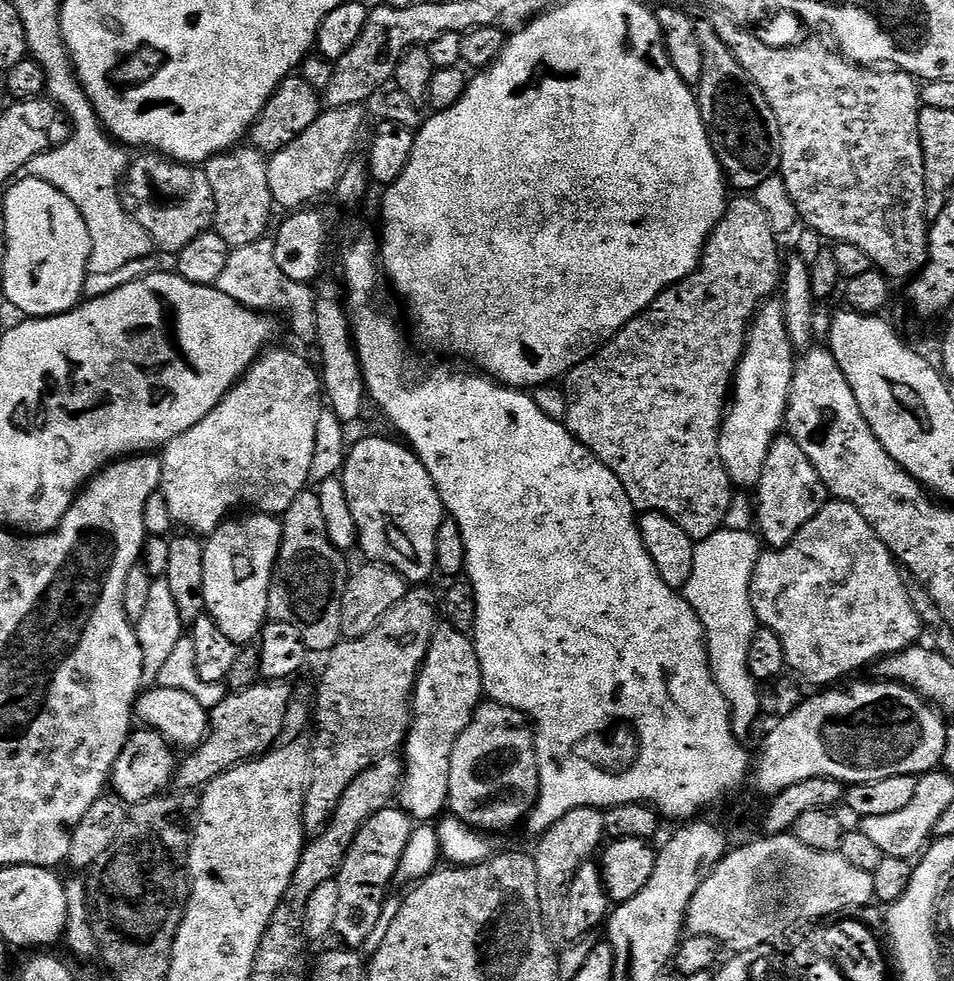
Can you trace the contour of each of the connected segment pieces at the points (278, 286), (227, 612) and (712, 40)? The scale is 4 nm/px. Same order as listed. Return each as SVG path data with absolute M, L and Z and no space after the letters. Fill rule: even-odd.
M268 236L233 249L228 256L226 267L216 285L220 292L234 298L240 305L246 305L262 314L292 312L290 326L300 340L309 346L317 340L317 314L315 289L305 281L286 275L277 260L276 243Z
M244 514L241 520L229 518L207 537L202 567L206 573L206 612L218 622L218 630L241 646L251 645L260 635L268 615L268 591L272 585L272 571L280 553L281 521L267 514Z
M711 19L696 20L698 42L702 42L702 78L695 89L696 105L700 111L702 122L706 126L706 134L712 143L714 154L718 158L720 168L723 170L727 183L736 188L754 190L766 182L766 178L777 175L780 170L780 127L778 118L774 118L774 110L770 110L770 102L754 86L750 74L738 66L738 58L730 54L726 42L718 38Z

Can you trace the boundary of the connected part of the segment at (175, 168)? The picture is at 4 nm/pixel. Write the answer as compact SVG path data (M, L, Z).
M144 150L137 156L140 157L129 163L126 173L126 196L131 211L159 251L178 253L216 223L210 178L206 178L203 167L179 163L158 152Z

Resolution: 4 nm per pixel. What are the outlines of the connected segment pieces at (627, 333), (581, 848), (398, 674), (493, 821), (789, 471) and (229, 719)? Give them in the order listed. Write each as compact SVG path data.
M756 199L736 200L733 204L731 201L724 209L723 218L716 223L715 230L708 236L704 254L700 257L699 268L695 268L685 280L671 284L665 292L660 293L660 297L650 307L639 312L626 327L616 331L607 344L603 344L595 354L582 361L566 377L568 431L576 437L577 442L585 444L616 475L618 482L622 482L633 508L641 513L663 512L678 526L682 526L682 530L686 530L686 534L696 542L705 540L710 534L720 531L726 518L726 510L734 495L734 485L728 476L728 471L724 469L718 450L720 426L726 411L726 401L734 384L736 364L744 353L744 342L748 338L752 318L756 315L757 308L775 293L772 291L775 288L777 291L782 280L782 255L780 256L780 248L776 245L776 240L778 240L778 233L770 226L770 218L766 218L766 210L758 206Z
M598 808L570 810L570 814L554 822L554 826L550 826L548 831L539 837L537 844L540 845L537 846L536 852L534 851L538 870L538 902L549 925L561 923L564 907L568 905L568 891L574 882L576 871L597 855L605 840L604 812Z
M424 586L417 587L415 590L409 590L396 605L387 612L378 622L378 626L374 626L374 630L370 630L370 634L366 634L357 640L341 639L340 643L327 653L326 660L328 665L324 668L324 673L320 676L320 685L316 688L316 741L311 741L310 751L312 754L312 781L308 783L308 793L304 799L304 831L308 834L319 834L328 827L332 820L334 810L338 806L338 802L342 798L342 794L346 794L346 786L350 786L350 782L354 782L354 778L358 778L358 774L362 774L362 770L366 770L375 760L381 760L384 756L395 753L397 749L403 745L408 739L408 729L412 726L412 693L416 690L416 678L420 675L420 667L424 664L424 659L428 653L428 647L432 641L432 633L438 627L438 608L431 604L432 596L428 593L429 589Z
M482 702L470 718L466 730L450 754L450 790L447 811L456 819L485 834L504 832L523 821L532 811L540 790L540 771L536 765L536 738L533 725L523 712L505 704Z
M787 434L777 435L776 441L770 446L770 454L766 454L766 462L762 466L762 478L754 489L756 503L756 523L758 535L769 549L785 548L829 503L828 487L822 482L818 470L802 454L802 446L794 442Z
M259 682L243 689L240 692L232 692L225 695L218 706L210 709L210 727L207 738L201 742L195 750L189 751L188 756L179 761L174 777L174 784L180 790L200 790L207 786L211 780L218 778L223 772L228 772L238 764L254 760L271 752L277 747L280 735L284 732L284 723L288 720L288 707L292 704L292 687L288 682Z

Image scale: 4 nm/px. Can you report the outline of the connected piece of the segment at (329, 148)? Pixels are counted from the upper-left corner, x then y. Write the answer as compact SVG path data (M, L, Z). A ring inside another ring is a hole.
M365 105L342 106L321 111L319 118L294 142L282 150L271 153L268 160L268 177L273 201L287 210L300 210L312 206L319 196L335 193L344 168L353 159L352 151L364 132Z

